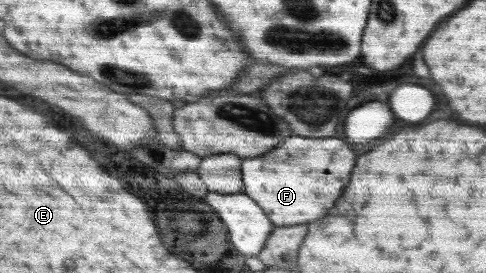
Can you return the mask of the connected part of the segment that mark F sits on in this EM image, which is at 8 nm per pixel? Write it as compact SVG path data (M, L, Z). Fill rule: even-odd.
M328 138L328 142L342 142L342 162L336 160L336 164L332 168L322 168L322 170L310 170L310 168L304 168L304 166L298 166L294 164L296 160L294 158L300 158L302 154L298 156L292 156L292 154L286 154L288 150L280 148L279 146L273 148L272 151L267 152L265 155L257 156L256 158L244 158L241 166L241 173L244 177L245 193L249 197L253 197L255 201L269 215L269 219L278 227L293 227L296 224L306 224L306 222L312 222L312 220L318 220L318 218L324 218L328 214L328 208L334 206L334 202L340 198L344 186L350 182L350 174L352 174L352 168L354 168L354 162L356 162L356 154L352 152L352 148L344 142L344 140L338 140L338 138Z

